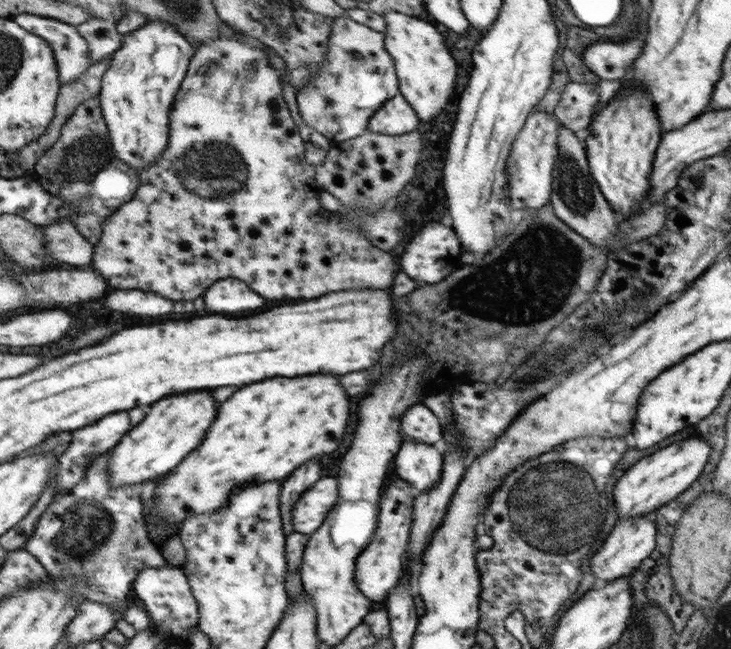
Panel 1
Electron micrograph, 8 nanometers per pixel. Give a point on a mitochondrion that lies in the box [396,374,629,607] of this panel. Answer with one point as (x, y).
(557, 507)

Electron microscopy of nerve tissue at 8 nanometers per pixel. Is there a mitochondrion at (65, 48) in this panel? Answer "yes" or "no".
yes

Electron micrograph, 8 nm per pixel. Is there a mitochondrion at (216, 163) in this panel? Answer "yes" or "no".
yes

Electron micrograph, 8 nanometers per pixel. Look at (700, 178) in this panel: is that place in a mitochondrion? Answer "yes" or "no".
yes

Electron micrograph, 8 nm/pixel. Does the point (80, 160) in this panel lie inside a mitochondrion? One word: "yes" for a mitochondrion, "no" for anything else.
yes

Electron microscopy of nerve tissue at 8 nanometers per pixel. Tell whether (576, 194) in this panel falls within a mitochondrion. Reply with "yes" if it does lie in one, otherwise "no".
yes

